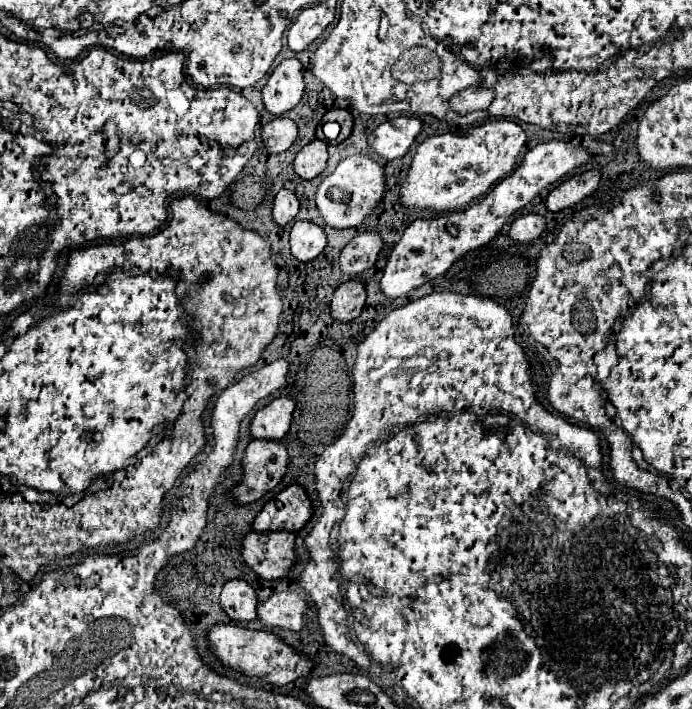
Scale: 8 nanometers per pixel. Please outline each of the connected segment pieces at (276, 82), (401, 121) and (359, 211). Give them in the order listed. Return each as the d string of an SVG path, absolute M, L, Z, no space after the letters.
M297 58L283 60L269 76L263 86L263 102L265 110L273 116L281 116L283 112L295 108L303 96L303 70Z
M399 116L395 120L387 120L379 124L367 138L367 144L381 158L395 160L395 158L401 158L409 150L409 146L413 144L421 128L423 124L419 118Z
M349 156L337 164L333 174L329 174L327 178L321 180L315 202L317 202L317 208L327 226L337 228L337 230L353 228L353 226L359 226L363 222L363 218L375 210L375 206L383 198L383 190L385 190L383 168L377 162L373 162L371 158Z

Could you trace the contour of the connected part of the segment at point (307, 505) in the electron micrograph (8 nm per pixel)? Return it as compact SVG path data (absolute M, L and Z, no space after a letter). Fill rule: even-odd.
M289 484L285 490L281 490L275 496L275 500L267 502L261 508L261 512L253 520L253 530L297 532L307 524L311 514L313 514L313 508L305 490L299 484Z

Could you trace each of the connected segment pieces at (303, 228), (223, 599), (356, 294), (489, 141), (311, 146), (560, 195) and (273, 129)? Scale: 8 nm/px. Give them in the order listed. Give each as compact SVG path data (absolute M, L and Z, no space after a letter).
M295 222L291 228L291 254L299 262L317 258L327 244L325 232L313 222Z
M229 580L223 584L219 604L231 620L249 622L255 620L257 608L257 594L245 580Z
M349 280L341 284L331 300L331 316L341 322L349 322L361 314L365 306L365 286L361 280Z
M493 120L475 126L475 136L427 136L417 144L417 152L399 190L399 202L413 210L463 210L471 200L487 194L497 180L515 170L525 140L523 128L513 120Z
M323 140L309 142L299 150L293 164L295 164L295 172L305 180L319 176L327 164L327 142Z
M587 170L587 172L575 174L567 182L559 184L557 188L553 188L549 192L549 196L547 196L547 208L551 212L573 208L583 198L591 196L599 188L599 182L601 182L599 170Z
M275 118L261 130L261 140L269 154L285 152L297 138L297 124L287 118Z

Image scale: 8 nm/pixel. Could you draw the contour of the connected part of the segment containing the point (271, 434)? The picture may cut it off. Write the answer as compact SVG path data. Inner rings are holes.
M281 396L255 412L249 434L257 440L279 440L287 434L293 414L293 400Z

